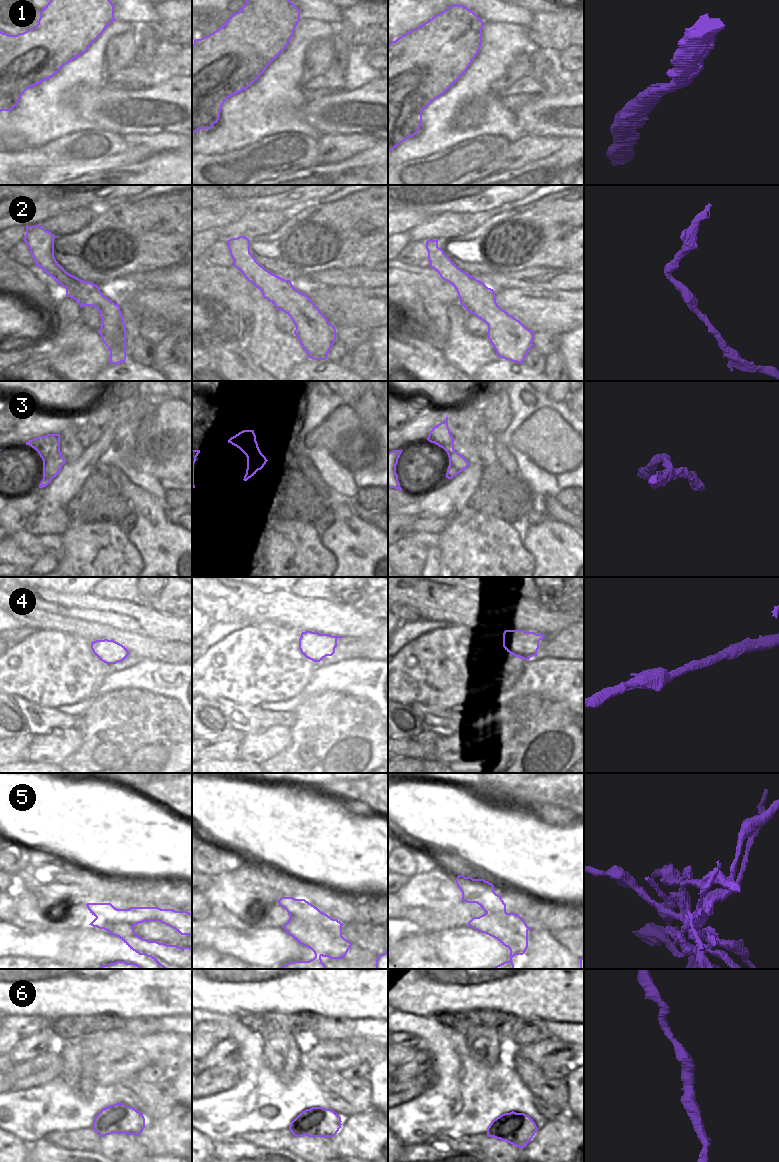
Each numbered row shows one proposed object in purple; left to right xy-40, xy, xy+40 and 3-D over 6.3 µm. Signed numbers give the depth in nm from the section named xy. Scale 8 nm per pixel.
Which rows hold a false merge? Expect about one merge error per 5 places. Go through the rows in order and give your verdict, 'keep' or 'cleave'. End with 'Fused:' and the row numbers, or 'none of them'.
1: keep
2: keep
3: cleave
4: keep
5: cleave
6: keep
Fused: 3, 5

